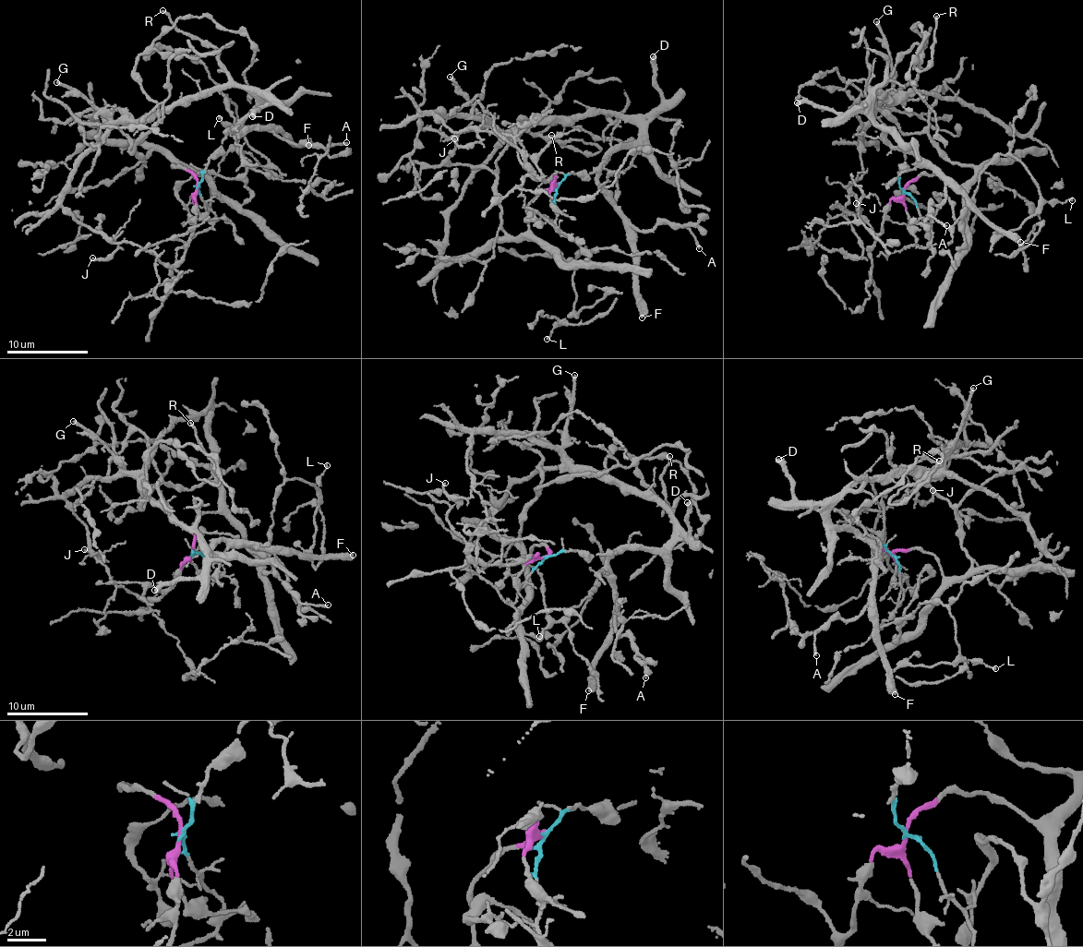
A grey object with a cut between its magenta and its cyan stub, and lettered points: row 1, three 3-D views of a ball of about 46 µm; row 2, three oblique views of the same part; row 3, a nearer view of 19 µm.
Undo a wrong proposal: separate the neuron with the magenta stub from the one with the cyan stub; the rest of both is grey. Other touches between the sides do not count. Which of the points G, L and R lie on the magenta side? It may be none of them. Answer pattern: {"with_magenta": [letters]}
{"with_magenta": ["L", "R"]}

